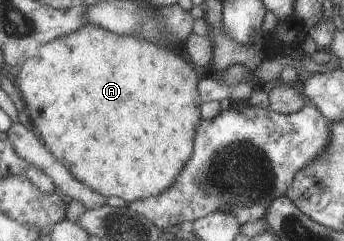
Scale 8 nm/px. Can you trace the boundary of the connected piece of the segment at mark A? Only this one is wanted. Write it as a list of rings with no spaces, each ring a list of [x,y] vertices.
[[[88,23],[82,26],[80,30],[68,34],[68,36],[44,44],[40,48],[40,54],[36,58],[28,60],[20,68],[17,83],[20,88],[19,93],[26,104],[26,112],[30,121],[34,125],[36,133],[52,152],[53,156],[56,156],[80,182],[88,184],[94,192],[102,194],[104,198],[113,197],[121,199],[125,204],[128,204],[133,201],[158,196],[166,188],[170,188],[170,184],[174,184],[174,178],[180,176],[182,166],[190,158],[194,132],[196,132],[196,126],[198,126],[198,122],[201,120],[199,108],[201,102],[197,92],[199,75],[199,72],[194,70],[190,64],[186,64],[182,58],[173,54],[162,45],[154,44],[154,42],[149,42],[133,35],[118,36],[105,30],[102,26]]]

